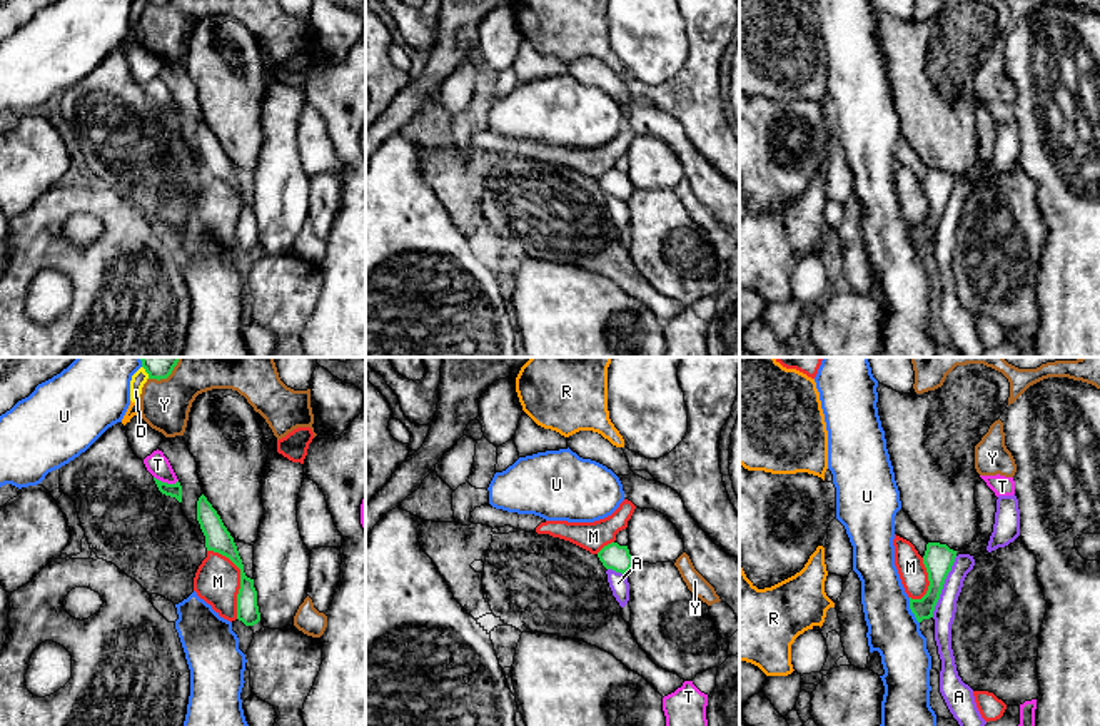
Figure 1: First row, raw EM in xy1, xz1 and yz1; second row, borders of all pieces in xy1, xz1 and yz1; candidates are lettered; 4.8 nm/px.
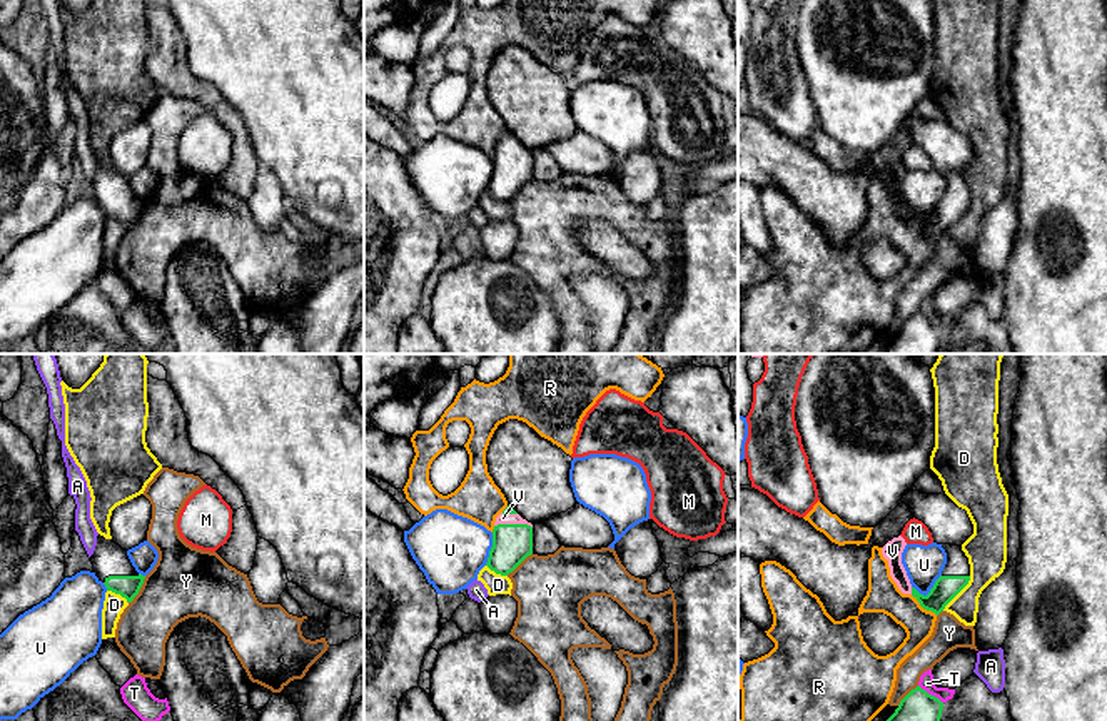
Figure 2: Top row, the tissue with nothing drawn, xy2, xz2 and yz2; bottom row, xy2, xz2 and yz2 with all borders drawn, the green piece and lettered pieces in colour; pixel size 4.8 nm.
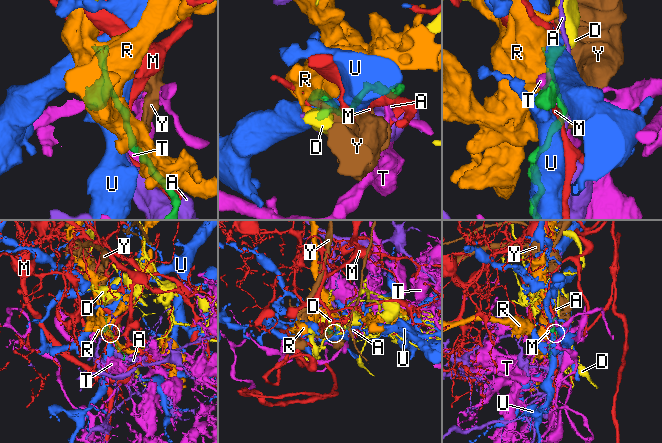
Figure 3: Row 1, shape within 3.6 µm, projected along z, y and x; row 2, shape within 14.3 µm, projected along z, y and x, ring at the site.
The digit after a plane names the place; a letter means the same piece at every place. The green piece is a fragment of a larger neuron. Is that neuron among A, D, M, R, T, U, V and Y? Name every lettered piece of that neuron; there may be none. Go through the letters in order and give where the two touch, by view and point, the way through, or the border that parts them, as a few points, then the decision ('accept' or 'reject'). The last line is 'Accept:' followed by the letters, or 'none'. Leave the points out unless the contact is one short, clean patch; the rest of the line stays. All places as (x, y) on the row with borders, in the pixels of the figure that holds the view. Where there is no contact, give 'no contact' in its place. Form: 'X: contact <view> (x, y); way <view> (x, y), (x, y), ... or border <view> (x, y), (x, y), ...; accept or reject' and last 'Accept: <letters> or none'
A: contact yz1 (942, 586); reject
D: contact yz2 (959, 591); border yz2 (970, 576), (969, 583), (942, 610); reject
M: contact xy1 (241, 578); border xy1 (207, 549), (224, 554), (239, 569), (237, 618); reject
R: contact yz2 (924, 608); reject
T: contact xy1 (166, 483); border xy1 (154, 476), (167, 483), (177, 481); reject
U: contact yz2 (930, 591); reject
V: contact xz2 (513, 524); way xz2 (511, 543), (513, 524), (503, 518); accept
Y: contact xy2 (139, 589); reject
Accept: V

